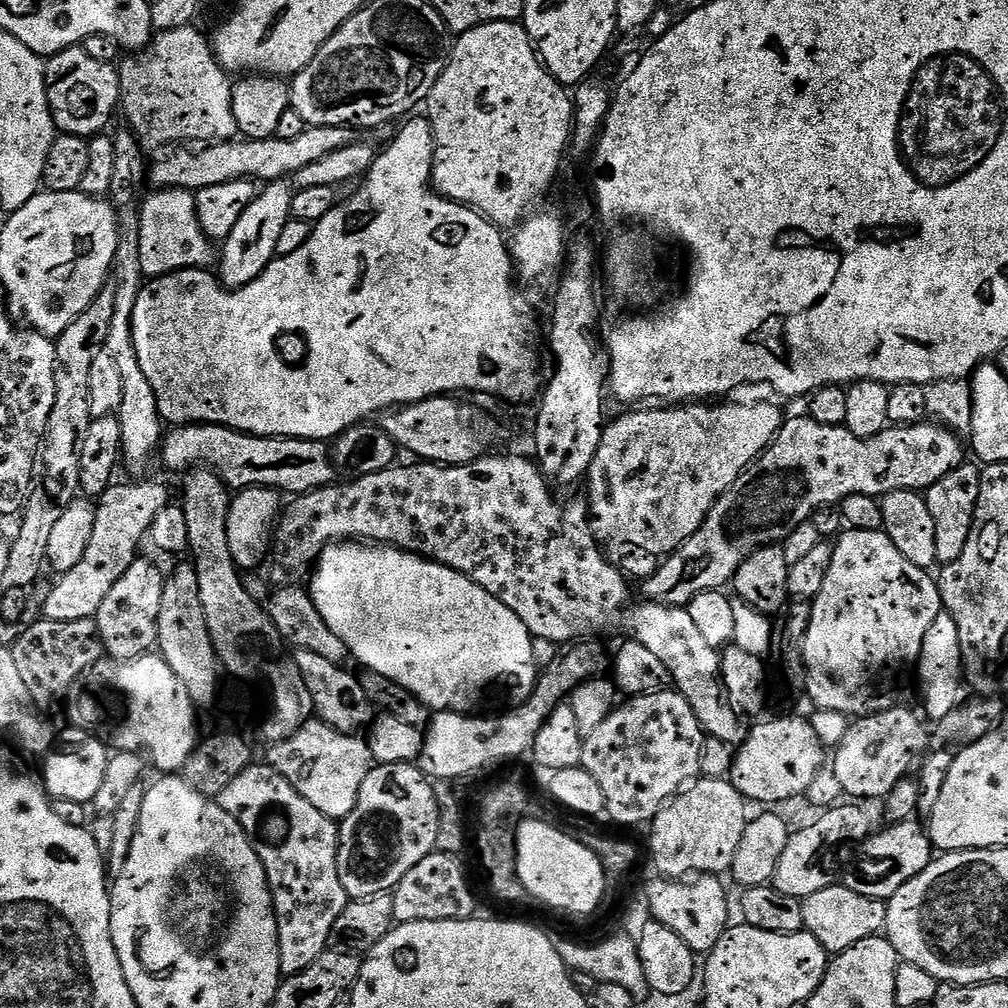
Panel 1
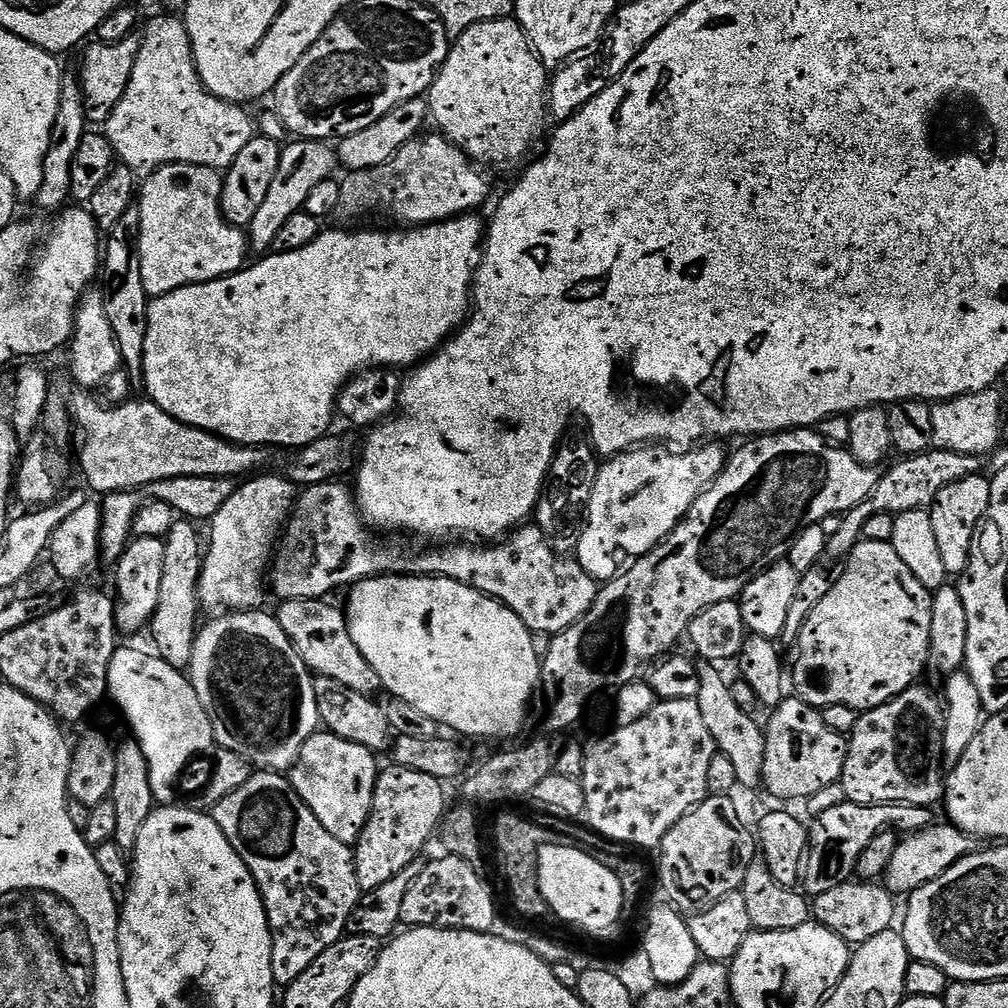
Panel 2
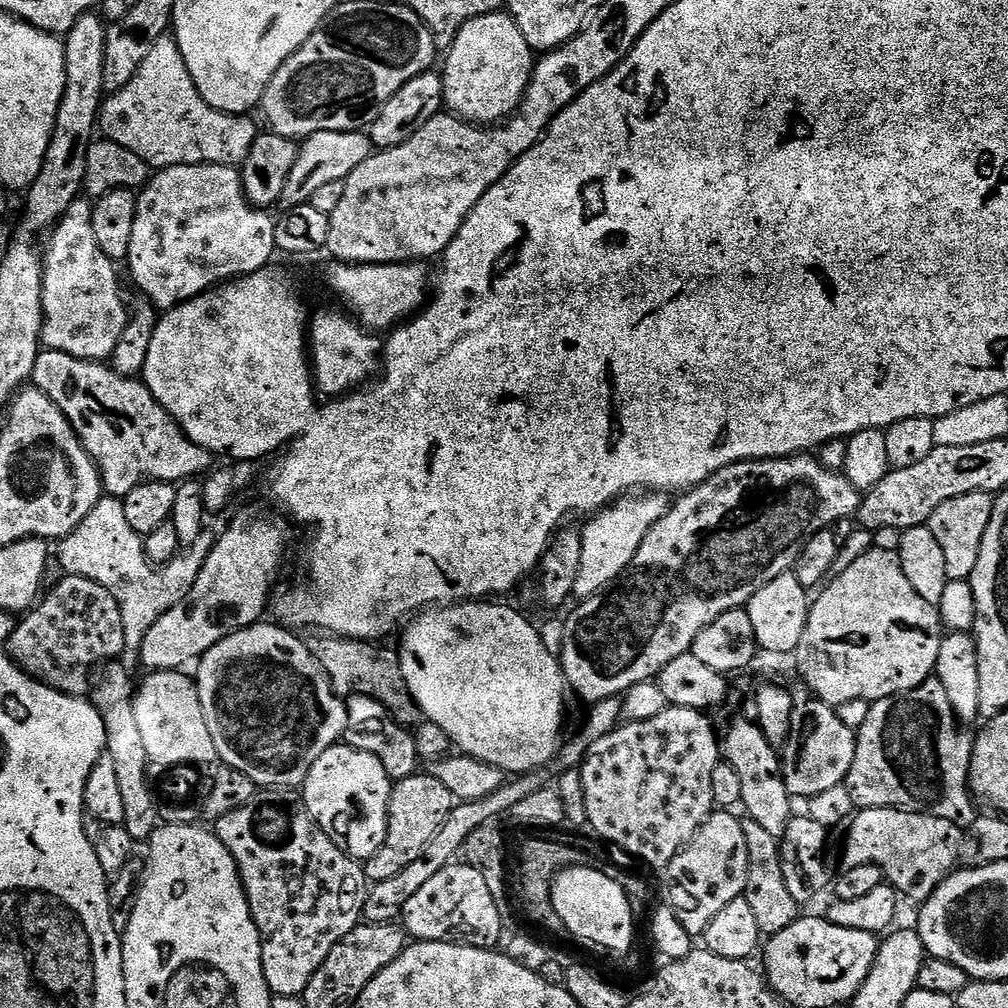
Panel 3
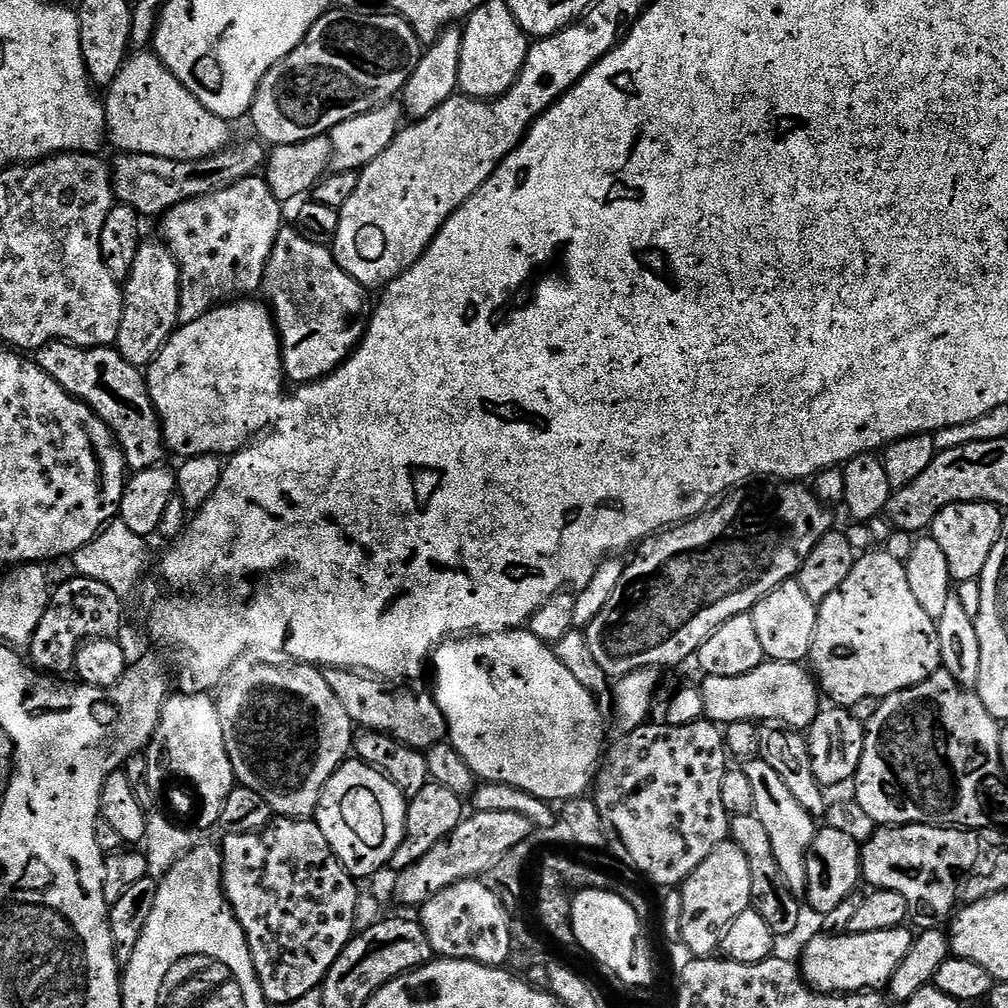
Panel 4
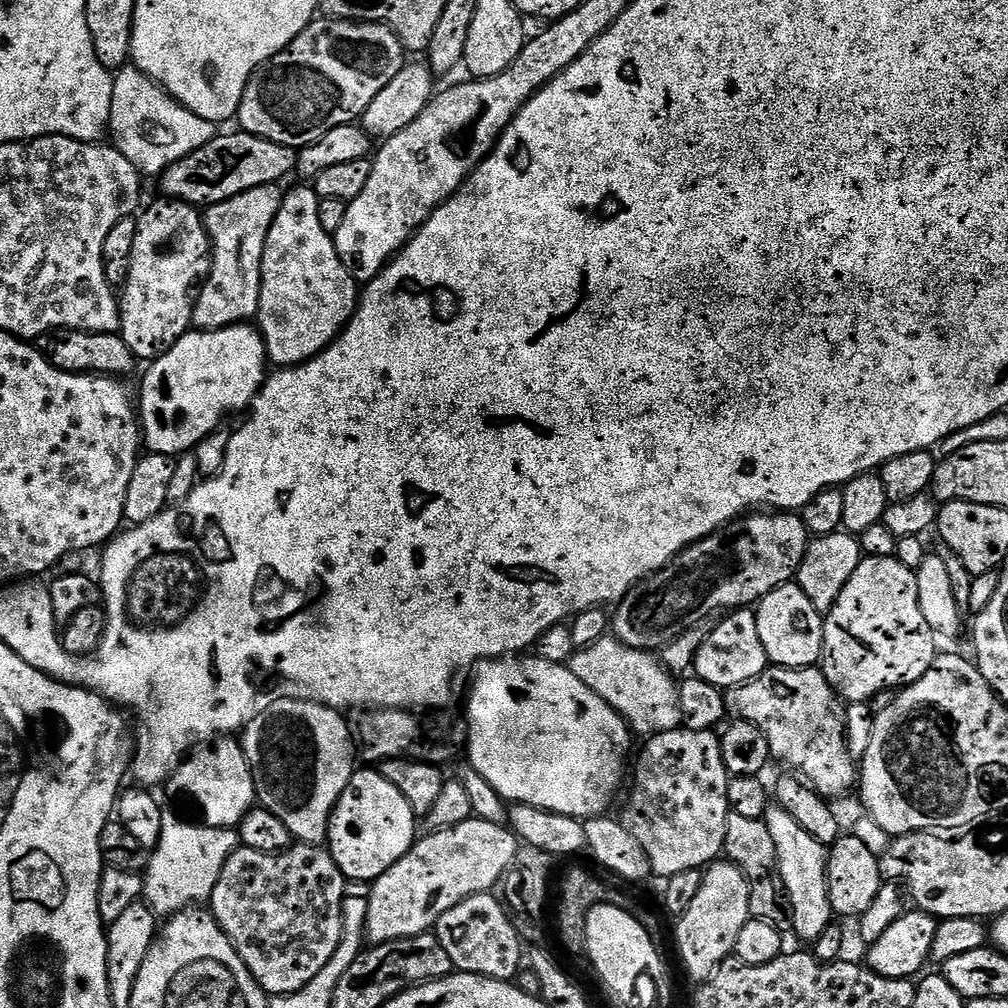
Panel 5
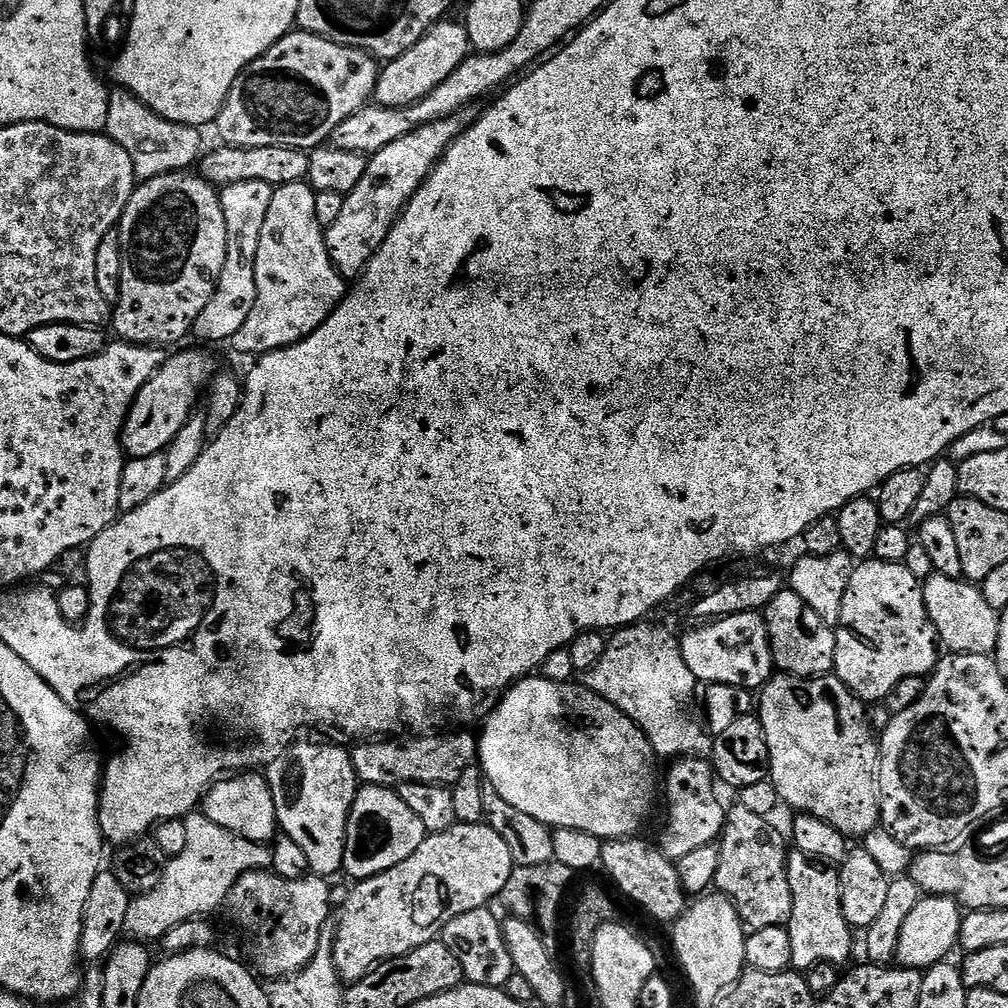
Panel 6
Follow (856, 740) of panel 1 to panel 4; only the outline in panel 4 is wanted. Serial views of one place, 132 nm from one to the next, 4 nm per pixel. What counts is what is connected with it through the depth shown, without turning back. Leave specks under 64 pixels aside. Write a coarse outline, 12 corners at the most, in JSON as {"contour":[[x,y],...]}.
{"contour":[[946,671],[884,697],[876,826],[993,827],[1001,721]]}

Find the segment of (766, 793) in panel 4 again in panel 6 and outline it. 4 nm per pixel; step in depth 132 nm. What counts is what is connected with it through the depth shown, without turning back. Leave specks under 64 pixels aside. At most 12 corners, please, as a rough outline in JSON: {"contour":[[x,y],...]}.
{"contour":[[788,854],[792,968],[843,966],[839,871]]}

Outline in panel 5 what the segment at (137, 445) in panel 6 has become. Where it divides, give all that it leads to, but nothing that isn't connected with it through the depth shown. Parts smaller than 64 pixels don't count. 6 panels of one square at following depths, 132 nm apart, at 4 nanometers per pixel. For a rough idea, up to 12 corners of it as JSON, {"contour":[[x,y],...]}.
{"contour":[[251,323],[187,331],[147,365],[147,451],[191,453],[266,379]]}

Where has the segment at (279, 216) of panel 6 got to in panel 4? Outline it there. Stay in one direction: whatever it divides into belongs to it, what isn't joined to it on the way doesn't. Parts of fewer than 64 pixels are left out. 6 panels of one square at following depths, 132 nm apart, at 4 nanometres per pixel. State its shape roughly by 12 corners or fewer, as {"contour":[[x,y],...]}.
{"contour":[[281,227],[262,292],[293,385],[360,345],[369,293]]}

